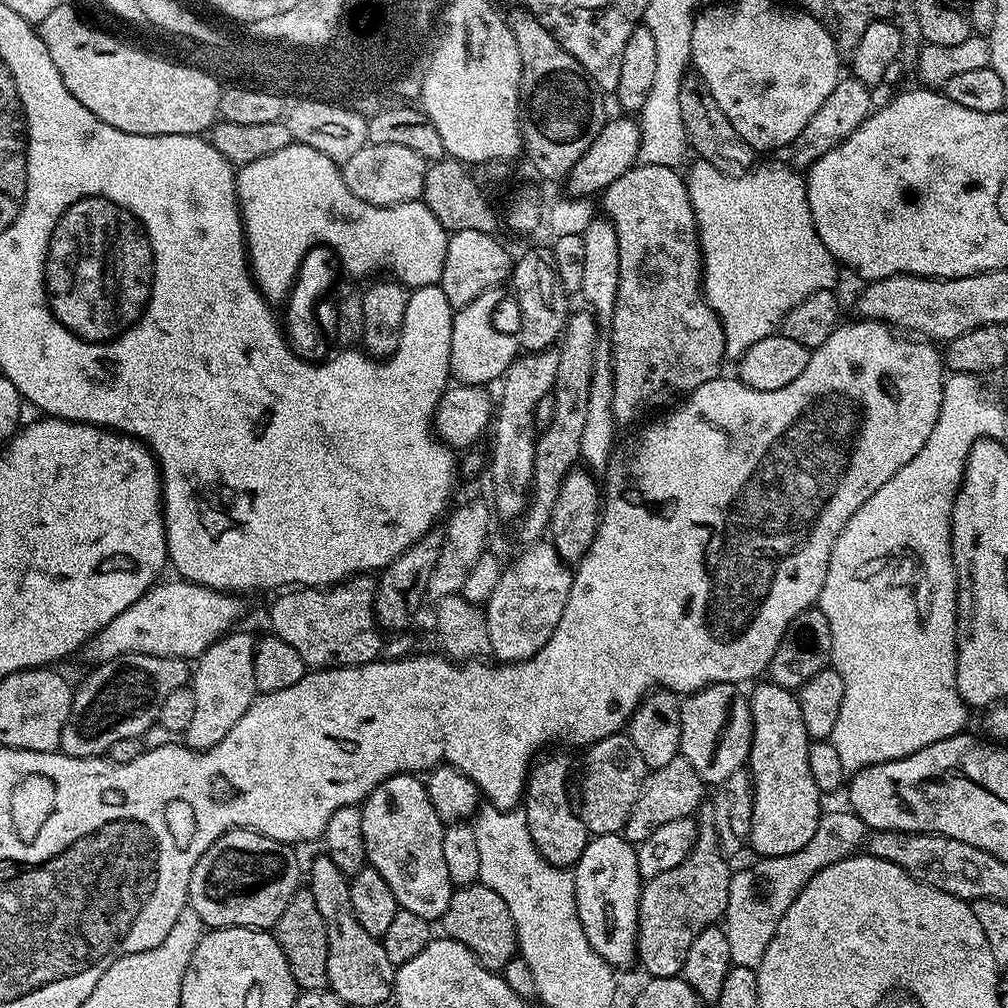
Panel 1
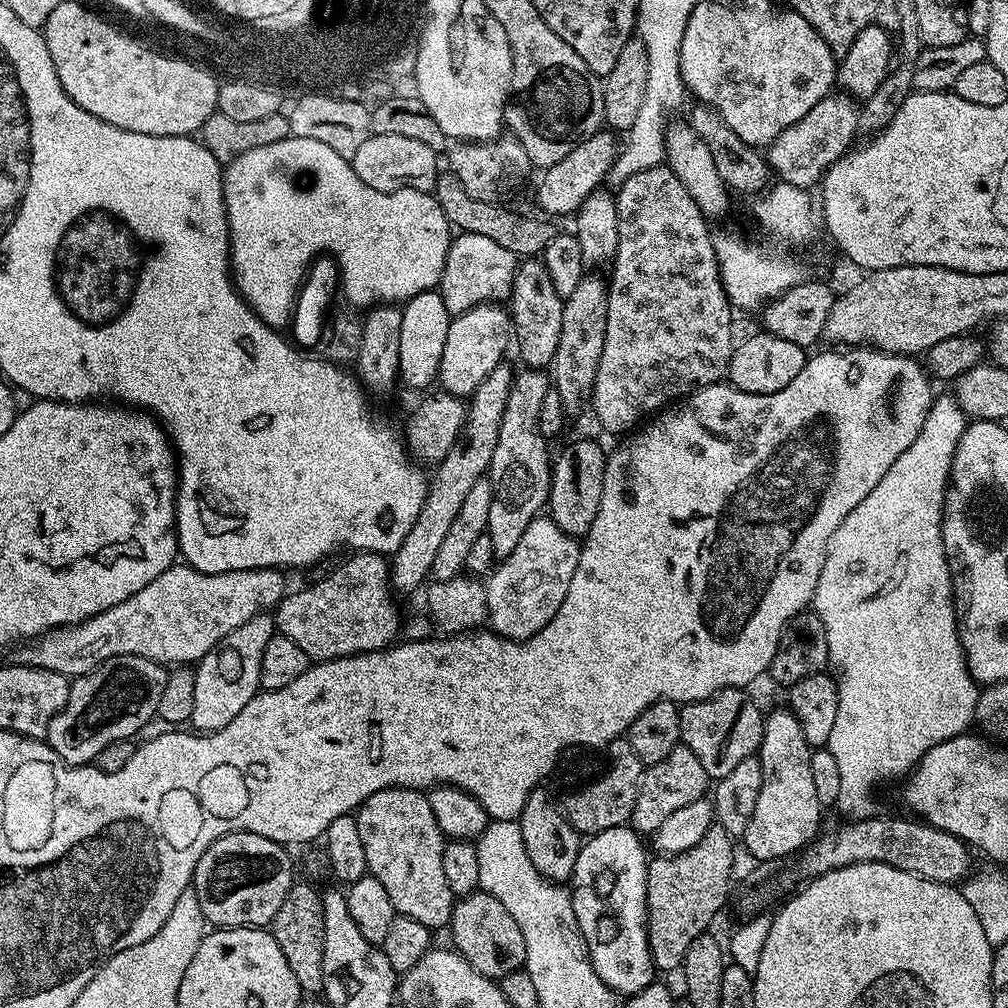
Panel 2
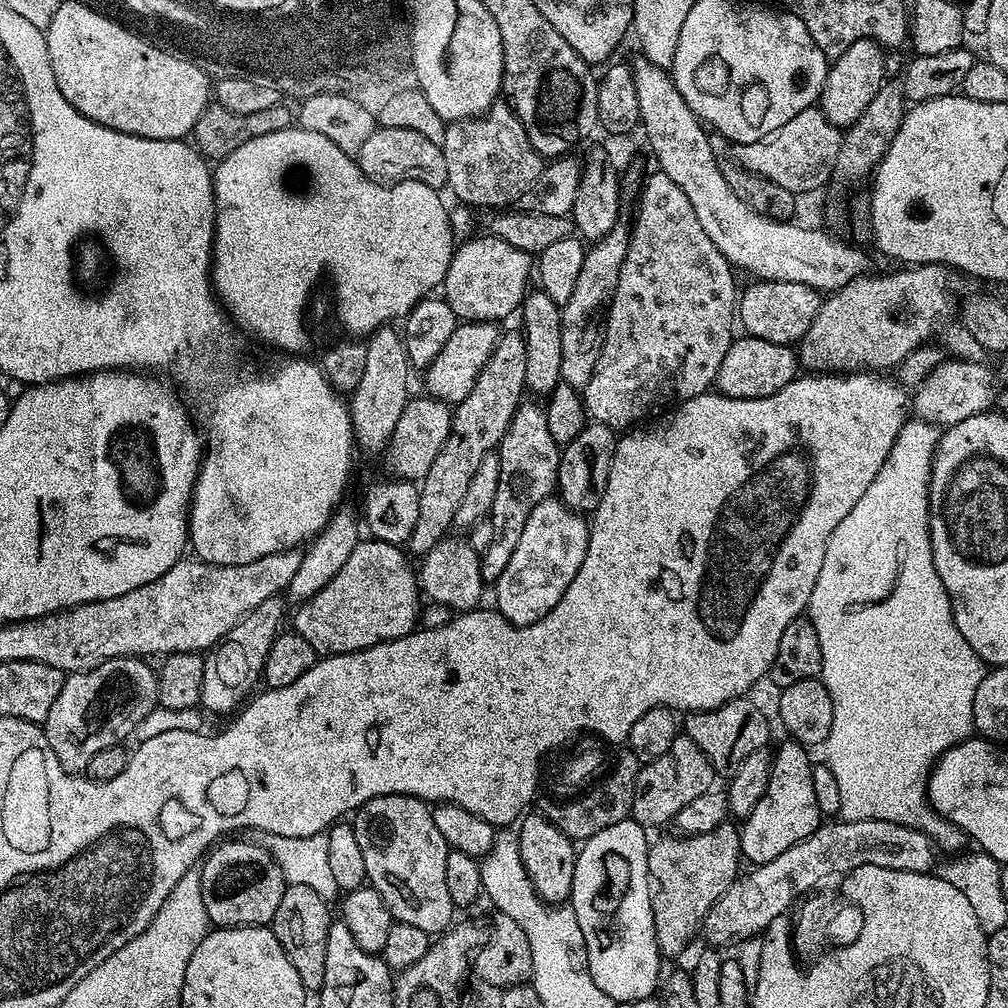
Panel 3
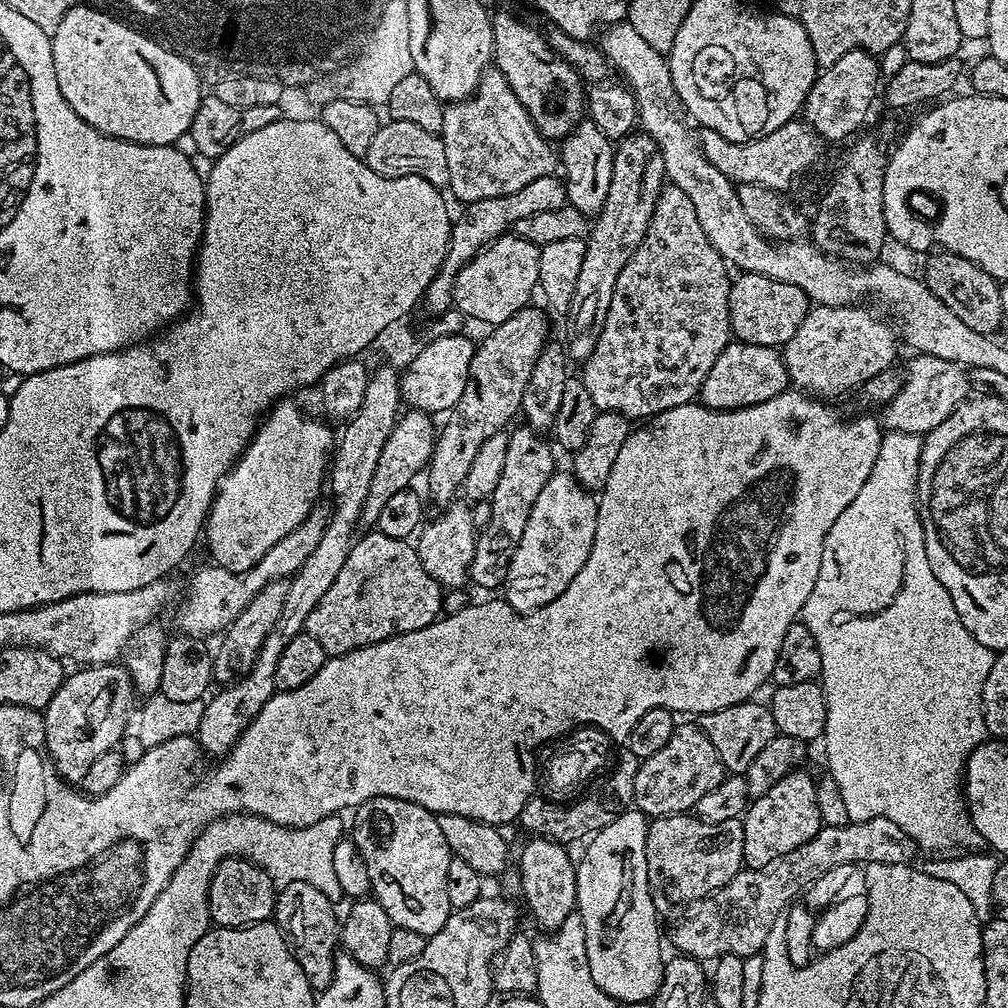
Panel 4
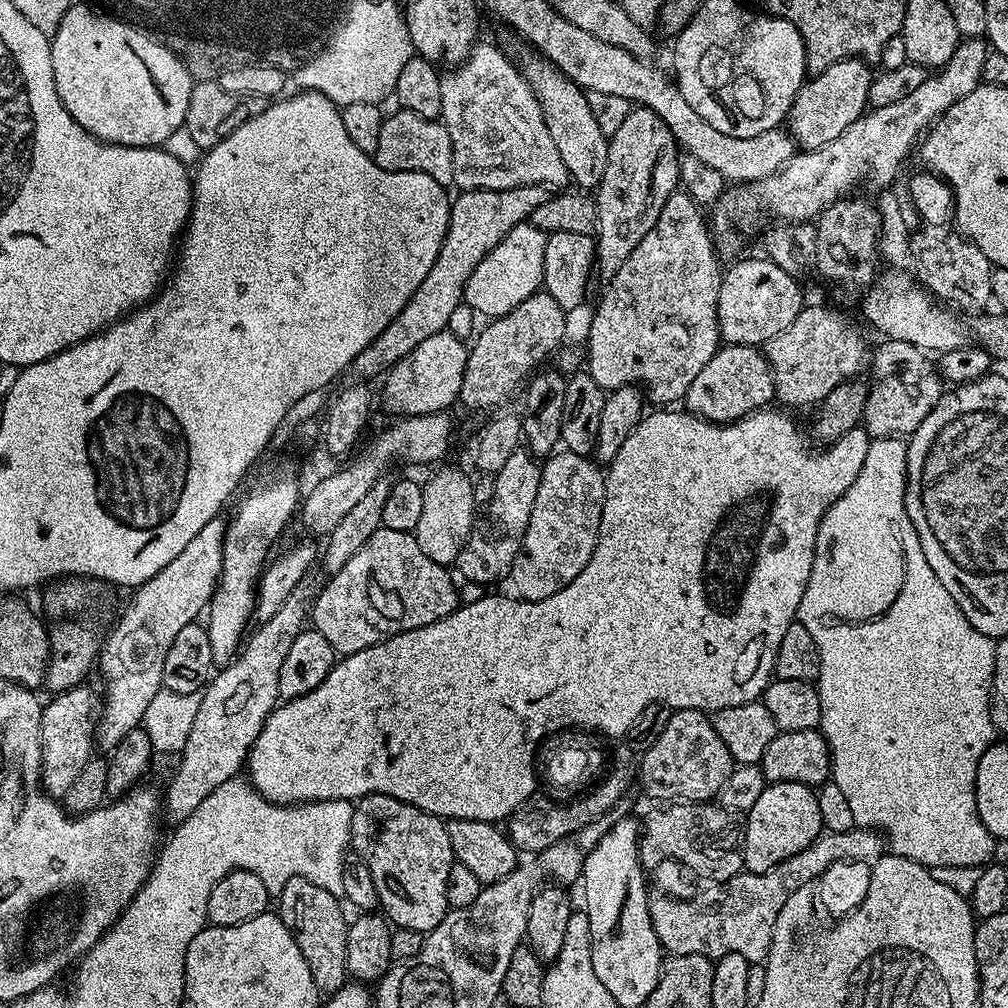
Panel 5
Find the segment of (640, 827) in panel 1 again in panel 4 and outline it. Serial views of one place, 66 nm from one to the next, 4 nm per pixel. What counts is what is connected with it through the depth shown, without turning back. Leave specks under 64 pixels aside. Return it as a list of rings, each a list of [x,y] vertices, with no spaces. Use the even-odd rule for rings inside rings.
[[[677,723],[674,734],[670,734],[670,742],[666,742],[658,754],[650,754],[650,758],[640,761],[632,795],[635,811],[643,812],[649,818],[687,813],[695,809],[702,794],[710,794],[710,790],[726,779],[718,750],[714,750],[714,744],[706,738],[703,728],[692,724]]]

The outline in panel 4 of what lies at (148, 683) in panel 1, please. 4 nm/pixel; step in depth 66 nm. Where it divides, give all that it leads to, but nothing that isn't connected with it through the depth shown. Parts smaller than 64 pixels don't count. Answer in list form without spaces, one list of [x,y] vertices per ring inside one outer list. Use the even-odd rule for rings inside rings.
[[[113,662],[81,667],[73,676],[71,673],[63,686],[56,691],[54,698],[50,698],[50,702],[42,710],[44,745],[48,747],[48,757],[51,758],[56,773],[63,780],[73,786],[79,785],[87,768],[94,763],[94,758],[113,751],[123,741],[126,735],[124,719],[128,716],[128,692],[130,693],[128,672],[119,663]]]

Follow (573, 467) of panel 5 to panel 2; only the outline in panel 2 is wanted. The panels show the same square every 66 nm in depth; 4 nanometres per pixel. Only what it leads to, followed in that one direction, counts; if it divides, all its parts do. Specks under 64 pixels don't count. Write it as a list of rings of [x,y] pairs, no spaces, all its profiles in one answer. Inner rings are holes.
[[[541,514],[526,526],[522,539],[510,555],[497,563],[492,577],[486,580],[484,593],[488,599],[488,619],[491,631],[507,640],[529,640],[538,634],[558,614],[566,590],[570,590],[570,578],[578,570],[580,544],[577,537],[558,530],[551,515]]]

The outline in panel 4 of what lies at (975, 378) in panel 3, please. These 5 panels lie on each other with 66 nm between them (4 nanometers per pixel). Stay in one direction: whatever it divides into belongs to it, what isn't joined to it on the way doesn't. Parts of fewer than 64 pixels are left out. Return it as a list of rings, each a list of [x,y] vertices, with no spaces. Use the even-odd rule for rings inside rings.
[[[919,354],[913,355],[912,358],[912,365],[906,368],[902,390],[893,400],[883,405],[882,424],[888,430],[920,436],[950,418],[952,411],[969,399],[970,376],[963,365],[953,361],[942,361]]]

